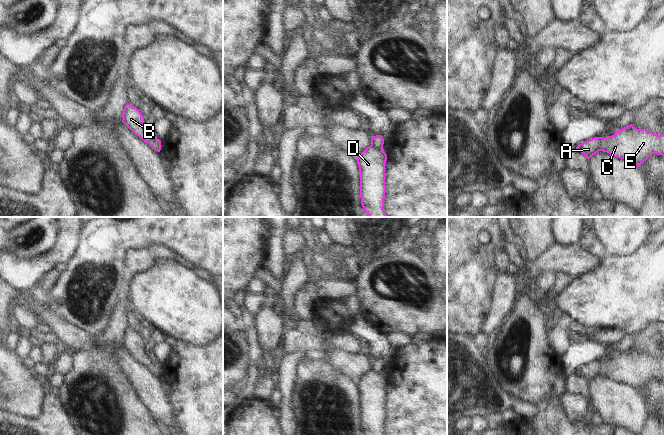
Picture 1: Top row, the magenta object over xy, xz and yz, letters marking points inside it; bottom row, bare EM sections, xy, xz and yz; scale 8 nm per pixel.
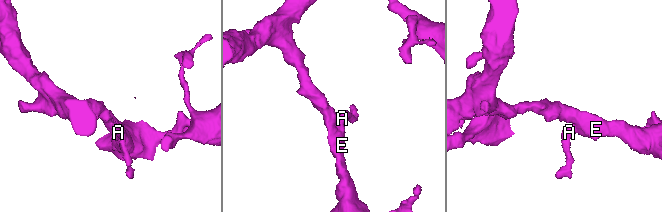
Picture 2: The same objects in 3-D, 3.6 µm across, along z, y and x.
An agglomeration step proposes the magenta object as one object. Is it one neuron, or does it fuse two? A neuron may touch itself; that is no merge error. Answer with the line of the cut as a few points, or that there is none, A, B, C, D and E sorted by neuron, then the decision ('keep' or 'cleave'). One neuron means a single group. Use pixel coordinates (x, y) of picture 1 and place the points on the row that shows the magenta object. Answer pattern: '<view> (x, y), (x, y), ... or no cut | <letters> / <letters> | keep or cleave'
yz (603, 138), (600, 150) | A / B C D E | cleave

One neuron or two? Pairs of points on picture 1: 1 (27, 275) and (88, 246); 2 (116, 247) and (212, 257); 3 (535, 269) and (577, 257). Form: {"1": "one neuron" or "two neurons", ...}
{"1": "two neurons", "2": "one neuron", "3": "one neuron"}

